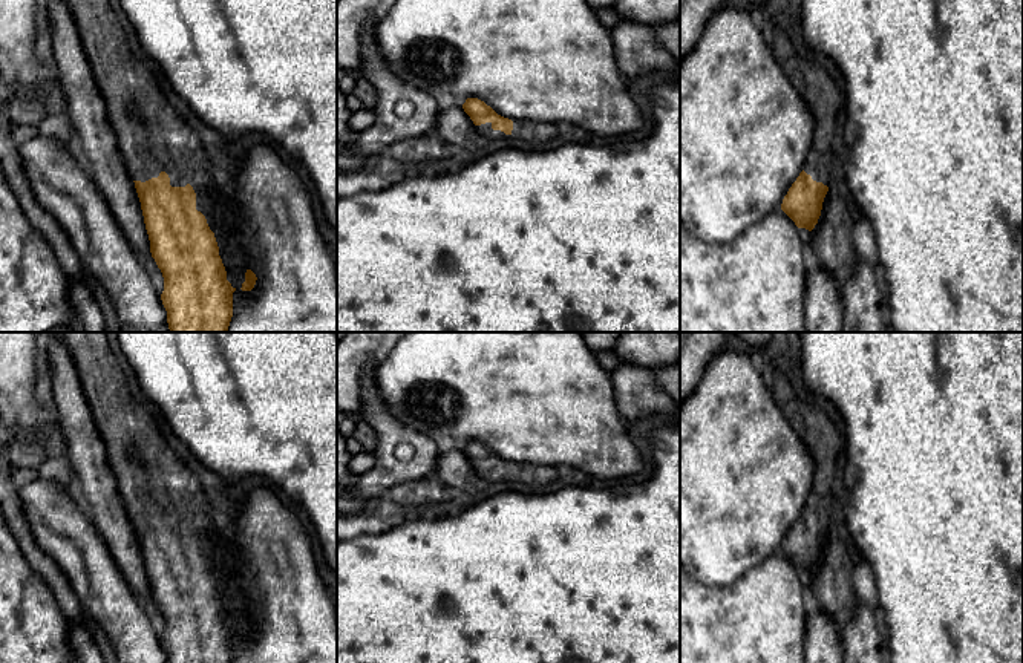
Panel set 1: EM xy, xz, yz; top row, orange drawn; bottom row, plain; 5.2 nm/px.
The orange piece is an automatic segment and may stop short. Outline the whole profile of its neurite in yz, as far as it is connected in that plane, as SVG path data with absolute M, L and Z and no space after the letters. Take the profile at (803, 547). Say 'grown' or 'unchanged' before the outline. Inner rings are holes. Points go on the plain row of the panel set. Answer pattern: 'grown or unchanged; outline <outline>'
grown; outline M773 371L769 375L769 383L778 406L804 439L813 459L812 488L804 513L781 547L781 553L798 571L812 574L818 567L829 534L822 524L829 518L832 482L838 452L842 449L842 436L824 410L799 398L784 374Z

